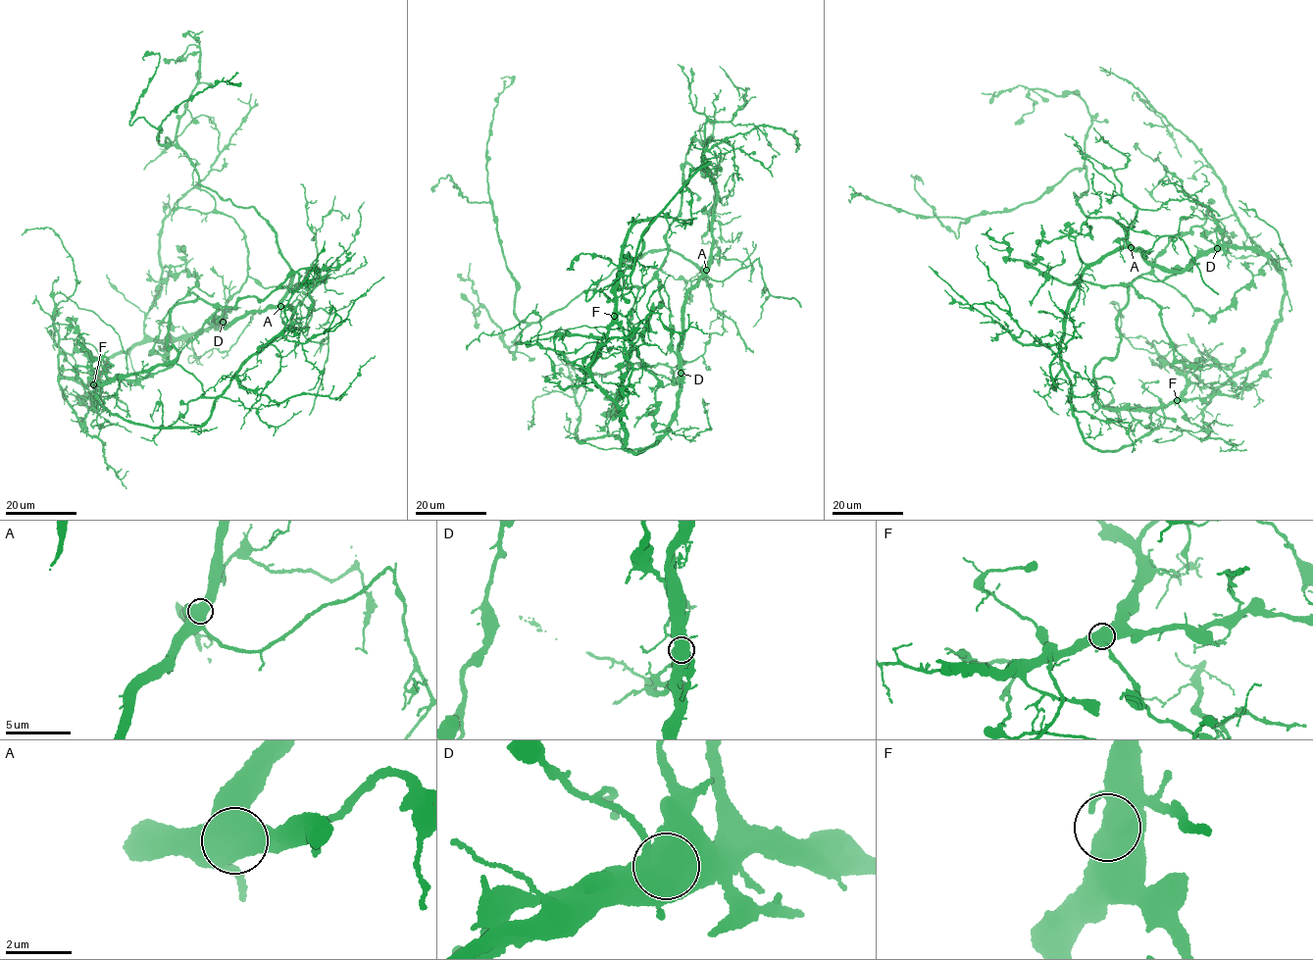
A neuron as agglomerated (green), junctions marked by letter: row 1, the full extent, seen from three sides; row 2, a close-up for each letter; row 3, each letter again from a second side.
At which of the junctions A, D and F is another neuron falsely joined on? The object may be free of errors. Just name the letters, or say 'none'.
D

